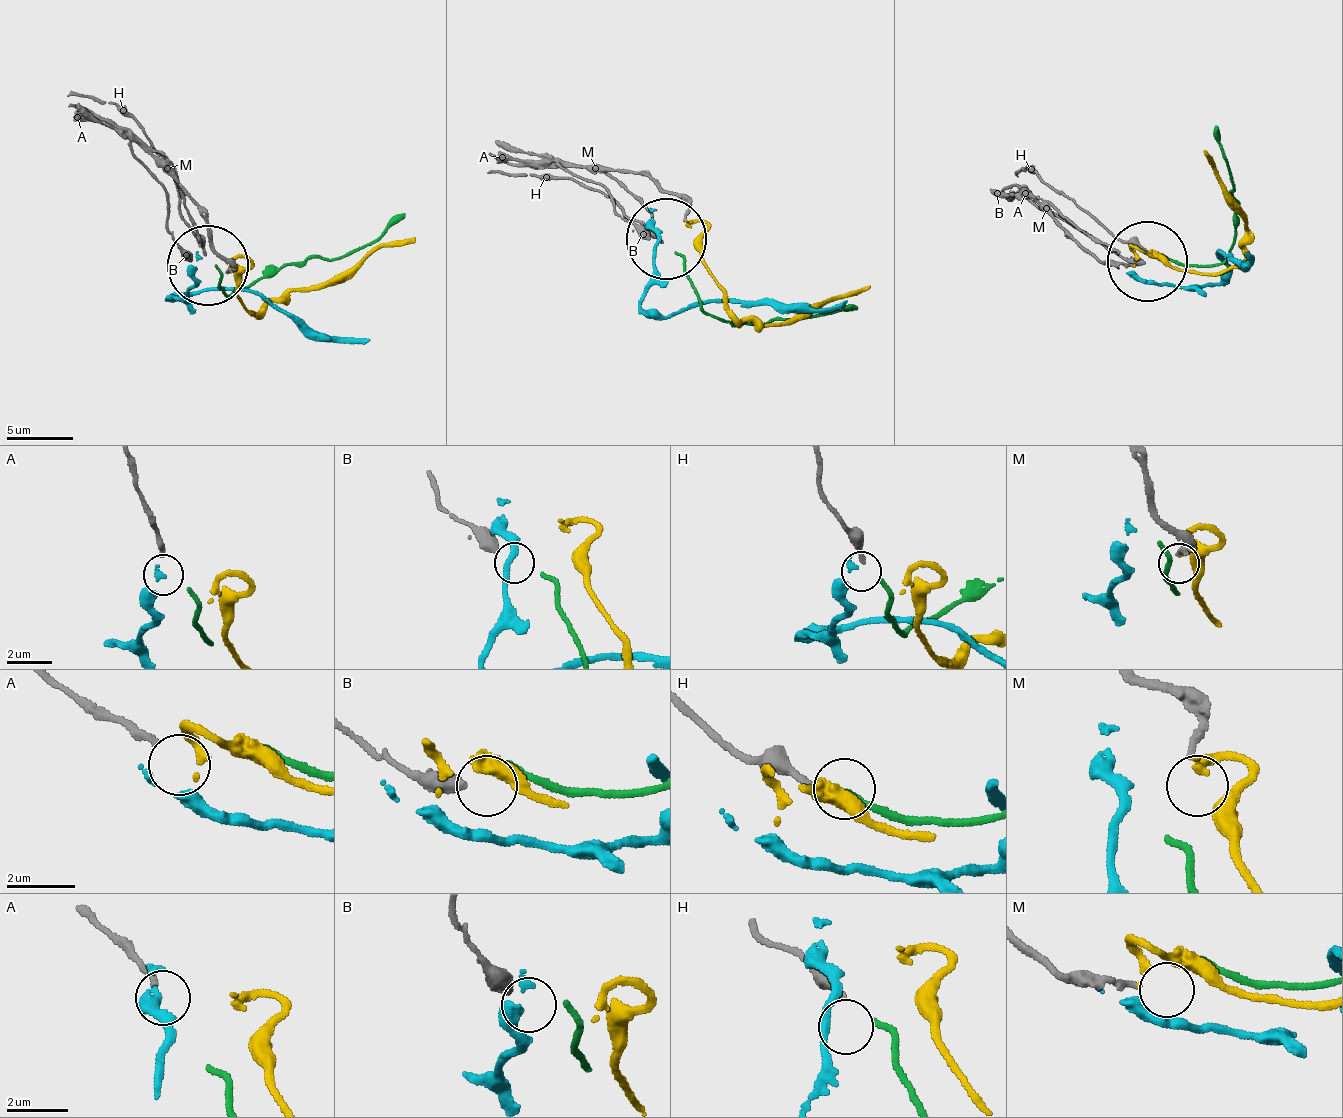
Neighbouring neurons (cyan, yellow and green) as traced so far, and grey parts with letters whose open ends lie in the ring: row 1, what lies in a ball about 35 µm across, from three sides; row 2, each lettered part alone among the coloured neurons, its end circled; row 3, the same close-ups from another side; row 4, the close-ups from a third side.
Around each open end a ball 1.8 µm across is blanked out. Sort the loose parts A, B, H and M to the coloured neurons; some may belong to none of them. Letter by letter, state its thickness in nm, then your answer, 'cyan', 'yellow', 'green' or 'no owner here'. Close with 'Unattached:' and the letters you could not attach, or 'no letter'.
A: calibre 200 nm; no owner here
B: calibre 500 nm; no owner here
H: calibre 200 nm; no owner here
M: calibre 200 nm; no owner here
Unattached: A, B, H, M

